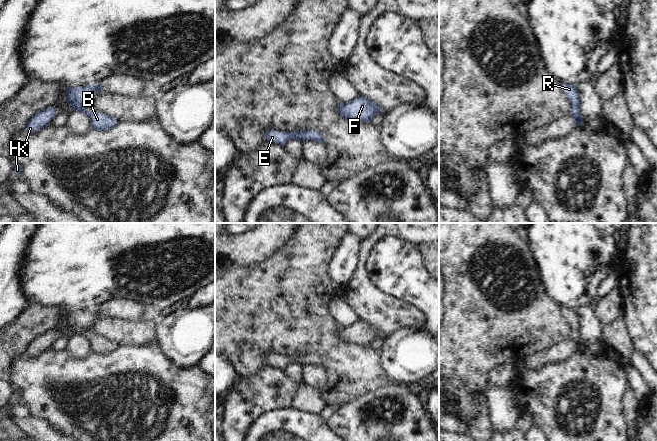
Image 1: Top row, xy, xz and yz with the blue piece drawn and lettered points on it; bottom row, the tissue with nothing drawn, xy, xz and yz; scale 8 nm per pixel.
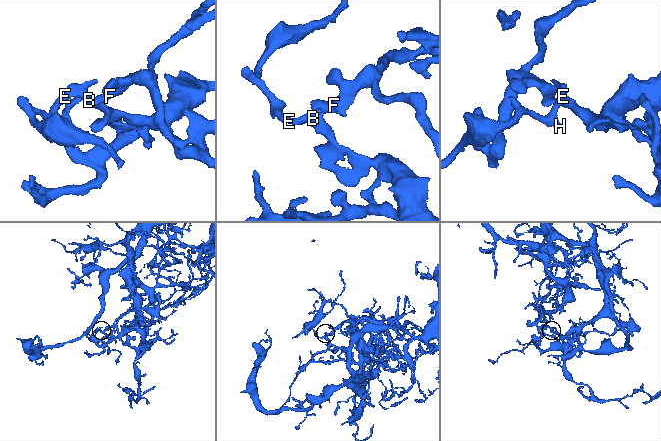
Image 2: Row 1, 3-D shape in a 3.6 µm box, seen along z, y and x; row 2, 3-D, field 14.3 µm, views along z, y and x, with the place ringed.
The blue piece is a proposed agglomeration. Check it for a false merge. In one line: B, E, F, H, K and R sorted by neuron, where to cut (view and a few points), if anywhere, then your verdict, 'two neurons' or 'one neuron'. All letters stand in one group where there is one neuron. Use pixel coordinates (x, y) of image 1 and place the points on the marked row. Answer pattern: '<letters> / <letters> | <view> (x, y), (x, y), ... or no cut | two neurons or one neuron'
B E F H K R | no cut | one neuron

